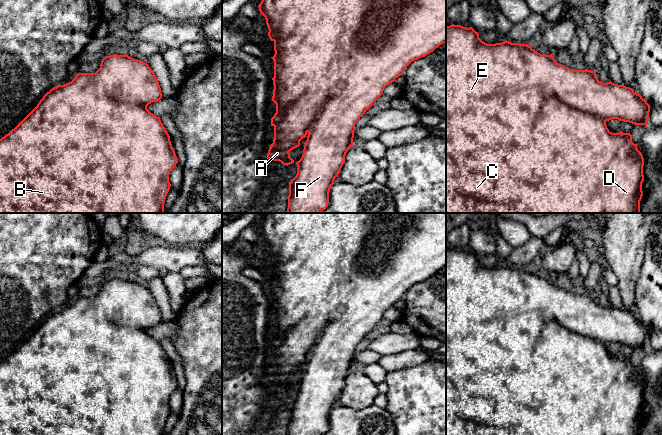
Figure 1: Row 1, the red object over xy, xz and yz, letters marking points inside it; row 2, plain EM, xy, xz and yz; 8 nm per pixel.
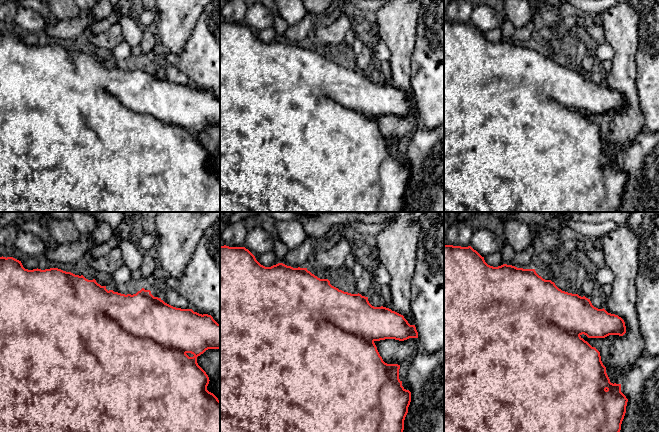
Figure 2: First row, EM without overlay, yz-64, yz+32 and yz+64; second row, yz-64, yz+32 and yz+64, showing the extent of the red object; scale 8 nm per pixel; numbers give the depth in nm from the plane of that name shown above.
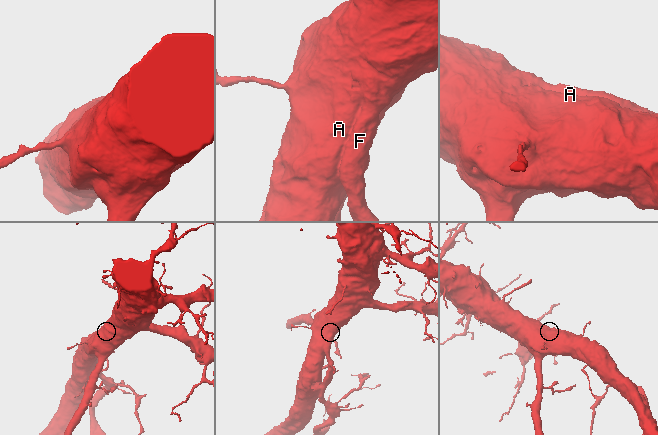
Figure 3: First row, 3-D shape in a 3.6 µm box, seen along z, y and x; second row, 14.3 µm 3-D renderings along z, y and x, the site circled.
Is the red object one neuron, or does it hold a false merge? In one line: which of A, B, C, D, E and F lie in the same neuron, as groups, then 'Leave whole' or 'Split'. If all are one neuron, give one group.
Groups: A B C D E F. Leave whole

